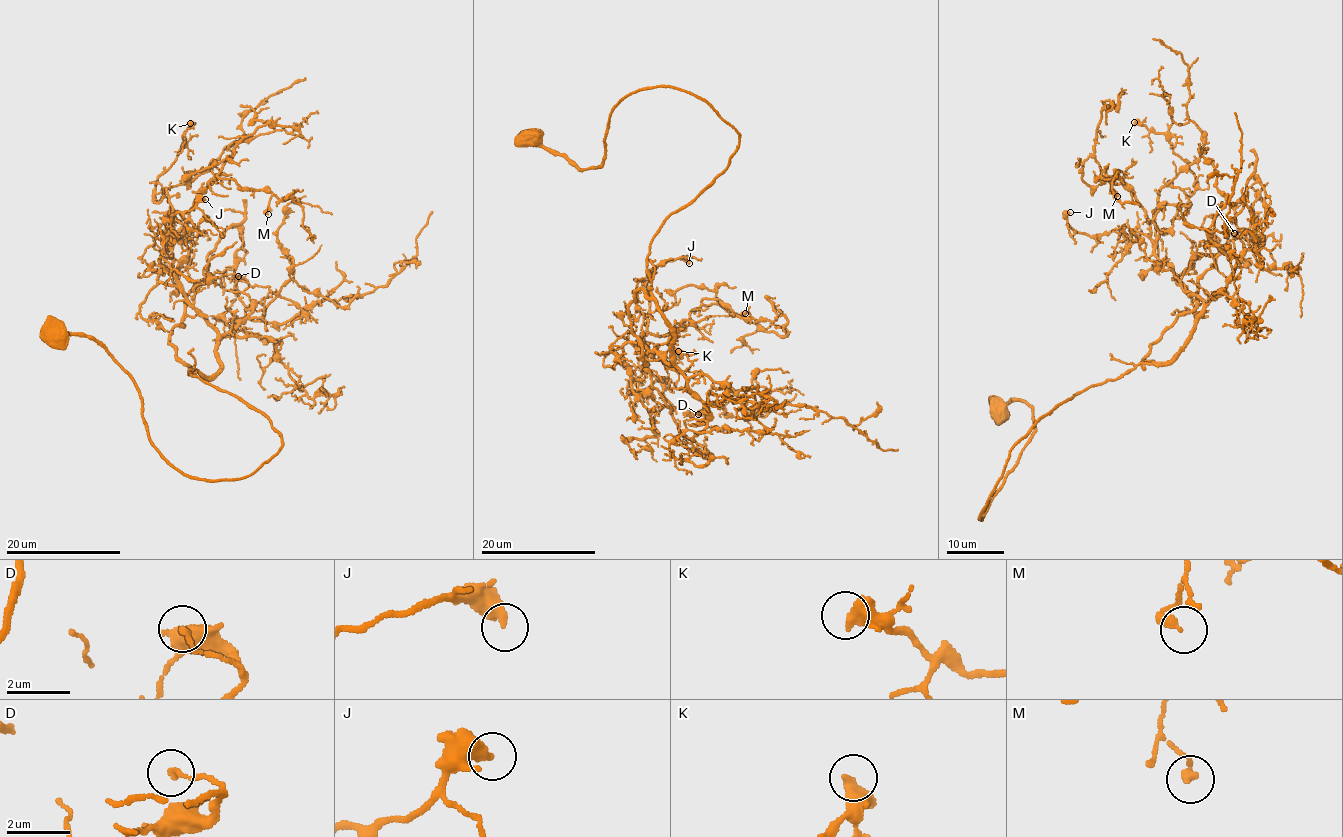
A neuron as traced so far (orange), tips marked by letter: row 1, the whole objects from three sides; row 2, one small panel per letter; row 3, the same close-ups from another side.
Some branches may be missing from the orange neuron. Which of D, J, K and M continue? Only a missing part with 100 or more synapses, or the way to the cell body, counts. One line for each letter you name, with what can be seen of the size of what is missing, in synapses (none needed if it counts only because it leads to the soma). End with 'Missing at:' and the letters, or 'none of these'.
Missing at: none of these

